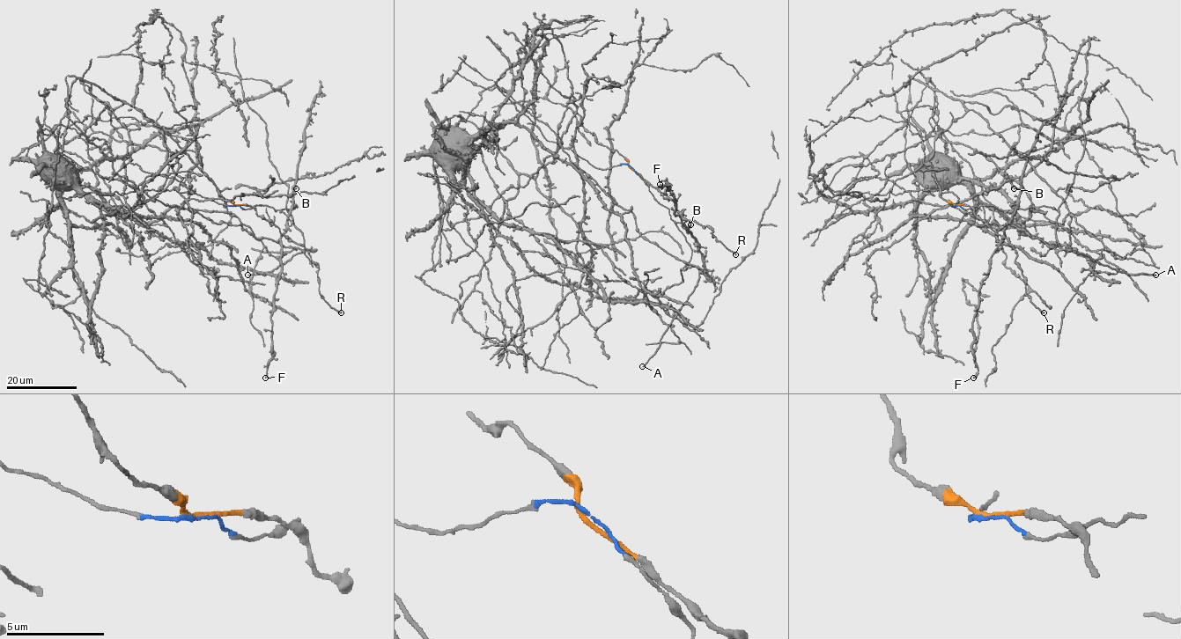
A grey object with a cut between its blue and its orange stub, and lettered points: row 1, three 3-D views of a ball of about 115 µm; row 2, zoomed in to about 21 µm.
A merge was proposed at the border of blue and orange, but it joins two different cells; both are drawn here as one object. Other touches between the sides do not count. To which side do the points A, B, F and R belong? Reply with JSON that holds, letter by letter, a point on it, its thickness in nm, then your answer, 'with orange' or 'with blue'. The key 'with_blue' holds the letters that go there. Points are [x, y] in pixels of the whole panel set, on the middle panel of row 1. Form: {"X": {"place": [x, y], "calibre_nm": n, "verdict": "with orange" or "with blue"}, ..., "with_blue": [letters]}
{"A": {"place": [642, 366], "calibre_nm": 220, "verdict": "with blue"}, "B": {"place": [690, 224], "calibre_nm": 190, "verdict": "with blue"}, "F": {"place": [660, 184], "calibre_nm": 400, "verdict": "with blue"}, "R": {"place": [735, 254], "calibre_nm": 320, "verdict": "with orange"}, "with_blue": ["A", "B", "F"]}

